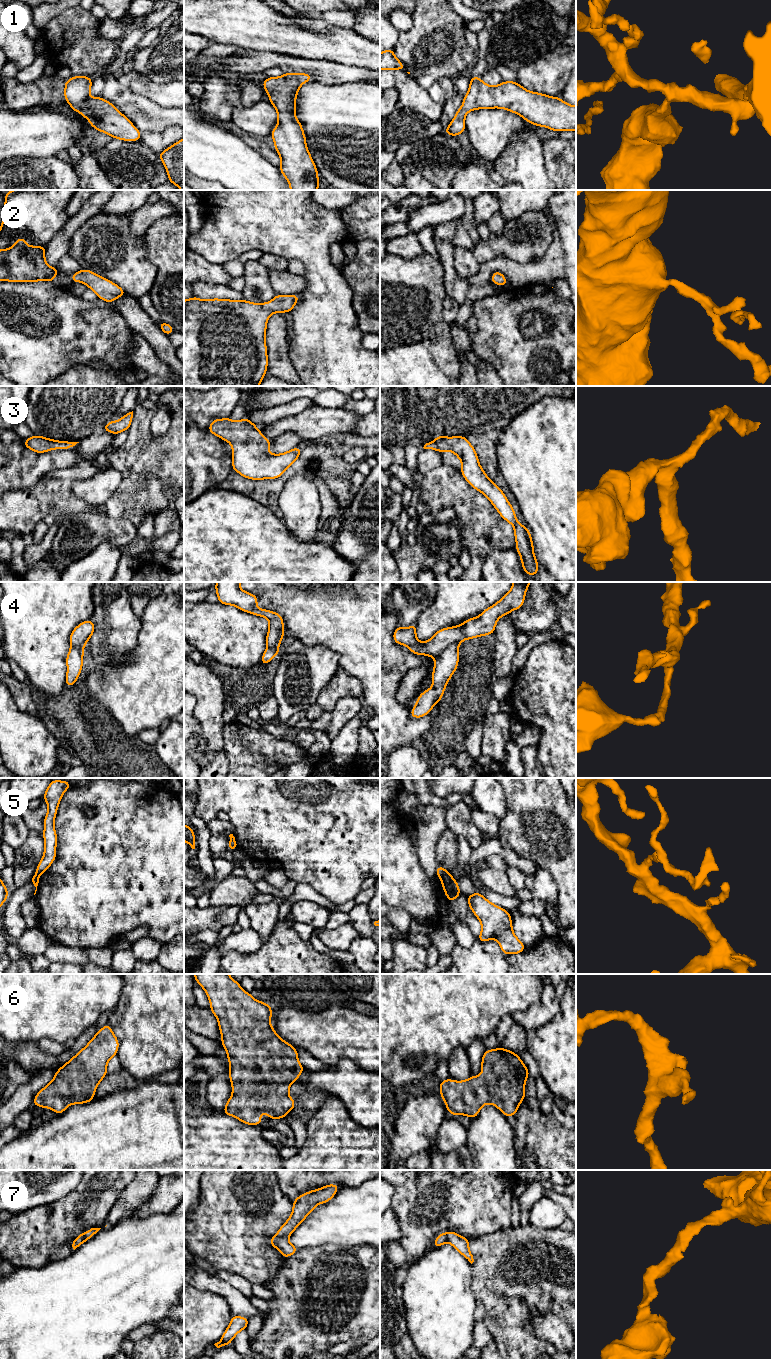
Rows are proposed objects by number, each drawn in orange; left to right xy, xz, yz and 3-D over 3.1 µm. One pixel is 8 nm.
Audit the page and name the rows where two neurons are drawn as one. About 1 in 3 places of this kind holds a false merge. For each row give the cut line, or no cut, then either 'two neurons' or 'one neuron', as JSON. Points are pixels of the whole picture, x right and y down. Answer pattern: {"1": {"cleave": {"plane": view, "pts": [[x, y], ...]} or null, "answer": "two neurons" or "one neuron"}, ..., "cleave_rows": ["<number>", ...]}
{"1": {"cleave": null, "answer": "one neuron"}, "2": {"cleave": null, "answer": "one neuron"}, "3": {"cleave": null, "answer": "one neuron"}, "4": {"cleave": {"plane": "yz", "pts": [[460, 641], [451, 643], [435, 657]]}, "answer": "two neurons"}, "5": {"cleave": {"plane": "yz", "pts": [[446, 871], [440, 877]]}, "answer": "two neurons"}, "6": {"cleave": null, "answer": "one neuron"}, "7": {"cleave": null, "answer": "one neuron"}, "cleave_rows": ["4", "5"]}

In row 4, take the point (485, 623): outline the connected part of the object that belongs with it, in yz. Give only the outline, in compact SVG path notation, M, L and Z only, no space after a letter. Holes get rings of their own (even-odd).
M513 582L509 592L478 617L469 618L458 626L440 629L426 642L418 641L416 623L408 628L398 625L393 633L393 640L397 644L407 646L413 654L436 657L453 643L494 634L500 617L523 606L529 586L530 582Z

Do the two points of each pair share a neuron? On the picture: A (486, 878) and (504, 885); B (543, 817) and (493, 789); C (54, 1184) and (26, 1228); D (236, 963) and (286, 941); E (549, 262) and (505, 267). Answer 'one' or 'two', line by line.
A: one
B: two
C: two
D: one
E: one

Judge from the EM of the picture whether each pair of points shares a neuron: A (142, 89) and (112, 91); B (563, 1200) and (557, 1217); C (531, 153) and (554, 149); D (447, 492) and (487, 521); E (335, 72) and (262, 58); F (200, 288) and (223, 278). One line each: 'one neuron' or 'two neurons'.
A: two neurons
B: two neurons
C: two neurons
D: one neuron
E: one neuron
F: two neurons

